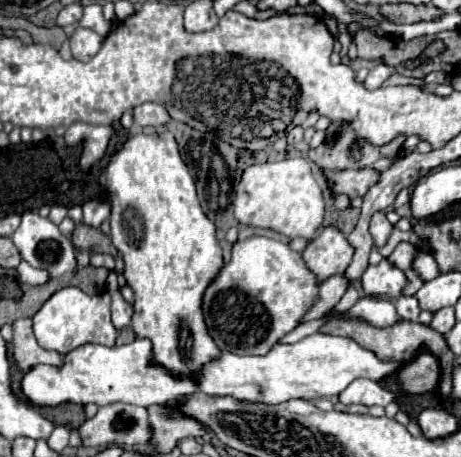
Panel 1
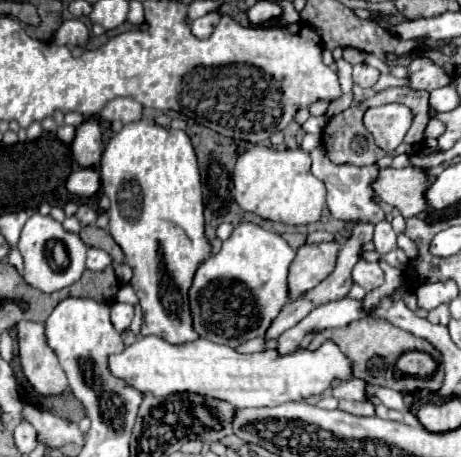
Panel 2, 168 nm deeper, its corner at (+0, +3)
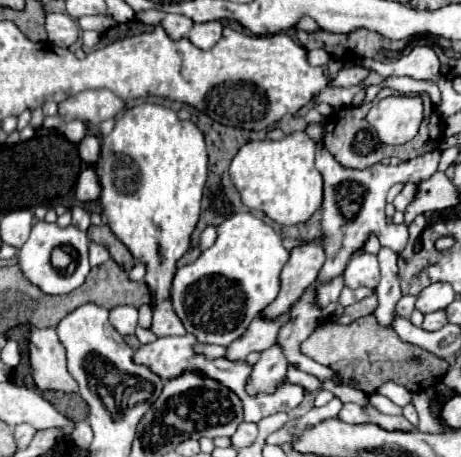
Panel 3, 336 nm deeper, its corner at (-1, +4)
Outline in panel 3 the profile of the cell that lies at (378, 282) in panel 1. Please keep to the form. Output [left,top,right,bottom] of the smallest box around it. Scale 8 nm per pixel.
[343,253,379,289]

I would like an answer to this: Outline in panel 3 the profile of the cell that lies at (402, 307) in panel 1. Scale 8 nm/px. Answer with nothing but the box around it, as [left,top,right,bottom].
[397,295,417,317]

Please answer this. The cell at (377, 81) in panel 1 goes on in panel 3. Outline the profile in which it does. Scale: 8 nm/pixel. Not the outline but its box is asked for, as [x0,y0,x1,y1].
[331,65,369,87]

